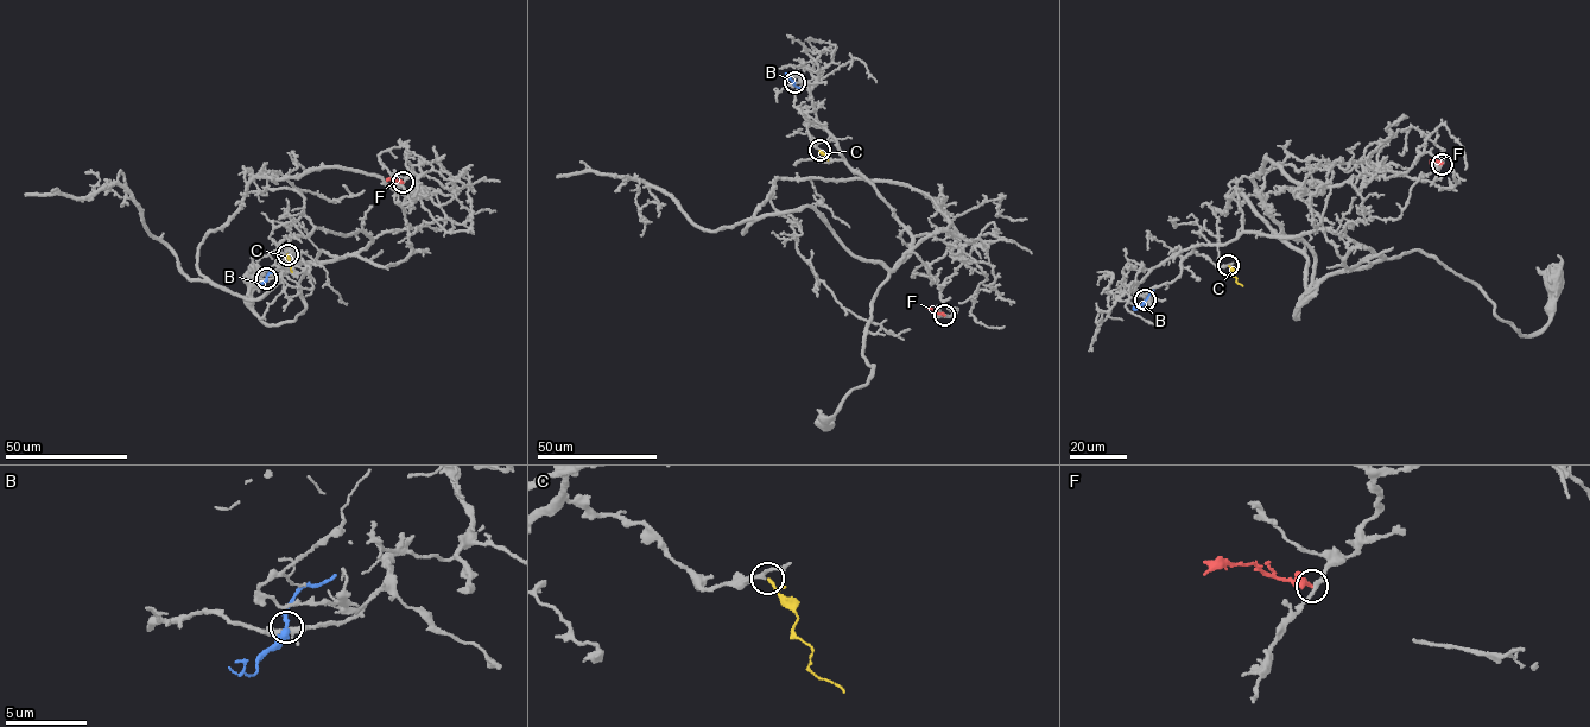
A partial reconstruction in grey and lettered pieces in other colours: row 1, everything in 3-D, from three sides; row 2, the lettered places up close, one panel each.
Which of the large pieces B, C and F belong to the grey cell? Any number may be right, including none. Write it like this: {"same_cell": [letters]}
{"same_cell": ["C"]}

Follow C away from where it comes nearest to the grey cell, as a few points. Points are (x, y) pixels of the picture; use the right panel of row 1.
C: (1228, 265), (1242, 286)

